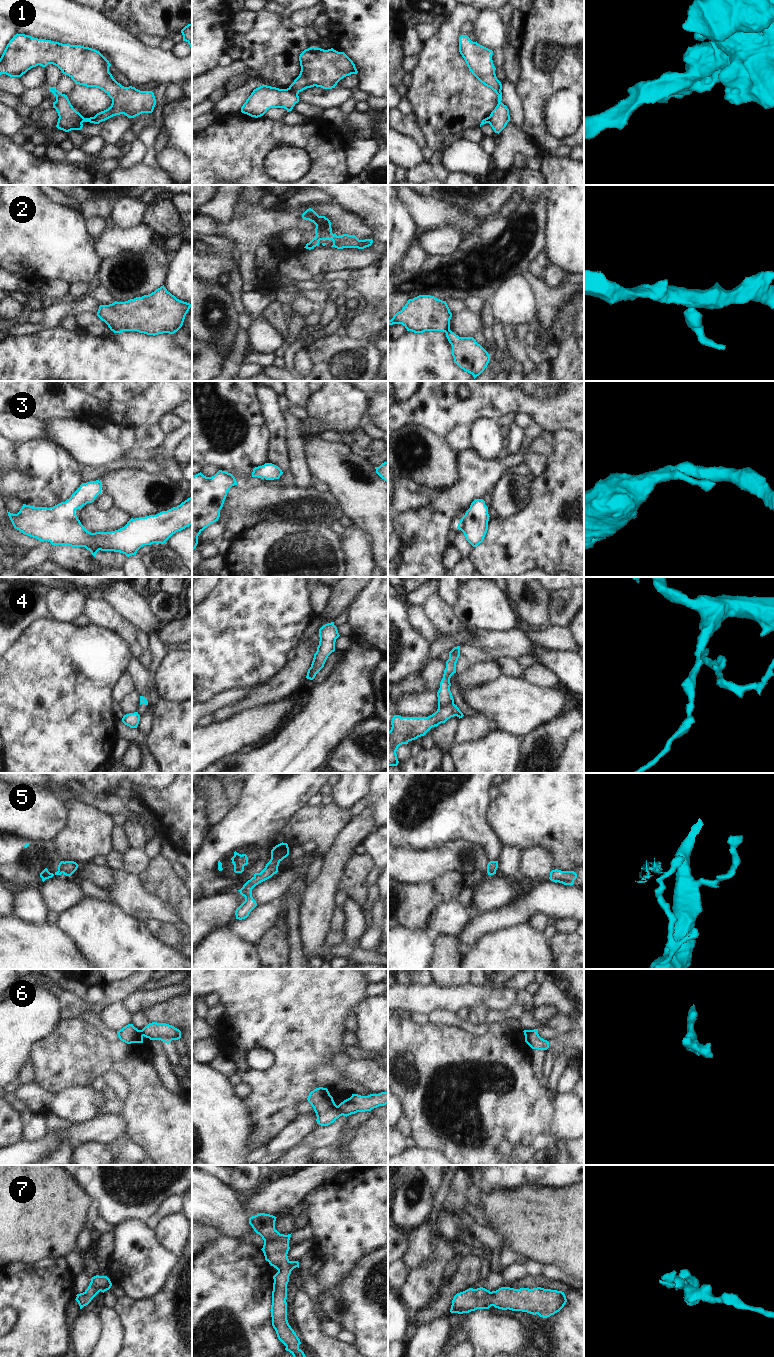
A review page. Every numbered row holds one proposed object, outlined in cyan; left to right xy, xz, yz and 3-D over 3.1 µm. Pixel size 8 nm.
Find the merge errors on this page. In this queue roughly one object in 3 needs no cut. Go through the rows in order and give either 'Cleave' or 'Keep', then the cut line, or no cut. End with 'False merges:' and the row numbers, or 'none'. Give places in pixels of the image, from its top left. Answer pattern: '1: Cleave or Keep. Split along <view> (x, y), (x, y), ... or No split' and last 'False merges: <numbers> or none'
1: Cleave. Split along xz (288, 88), (297, 95)
2: Cleave. Split along yz (449, 328), (445, 332)
3: Keep. No split
4: Cleave. Split along yz (453, 702), (437, 710)
5: Cleave. Split along xy (64, 862), (61, 872)
6: Cleave. Split along xz (336, 1106), (341, 1115)
7: Keep. No split
False merges: 1, 2, 4, 5, 6

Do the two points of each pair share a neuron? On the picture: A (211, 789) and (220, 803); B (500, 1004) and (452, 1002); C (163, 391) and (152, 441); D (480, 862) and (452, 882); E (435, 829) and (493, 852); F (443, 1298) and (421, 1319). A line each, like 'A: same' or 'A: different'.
A: same
B: same
C: different
D: different
E: same
F: same

